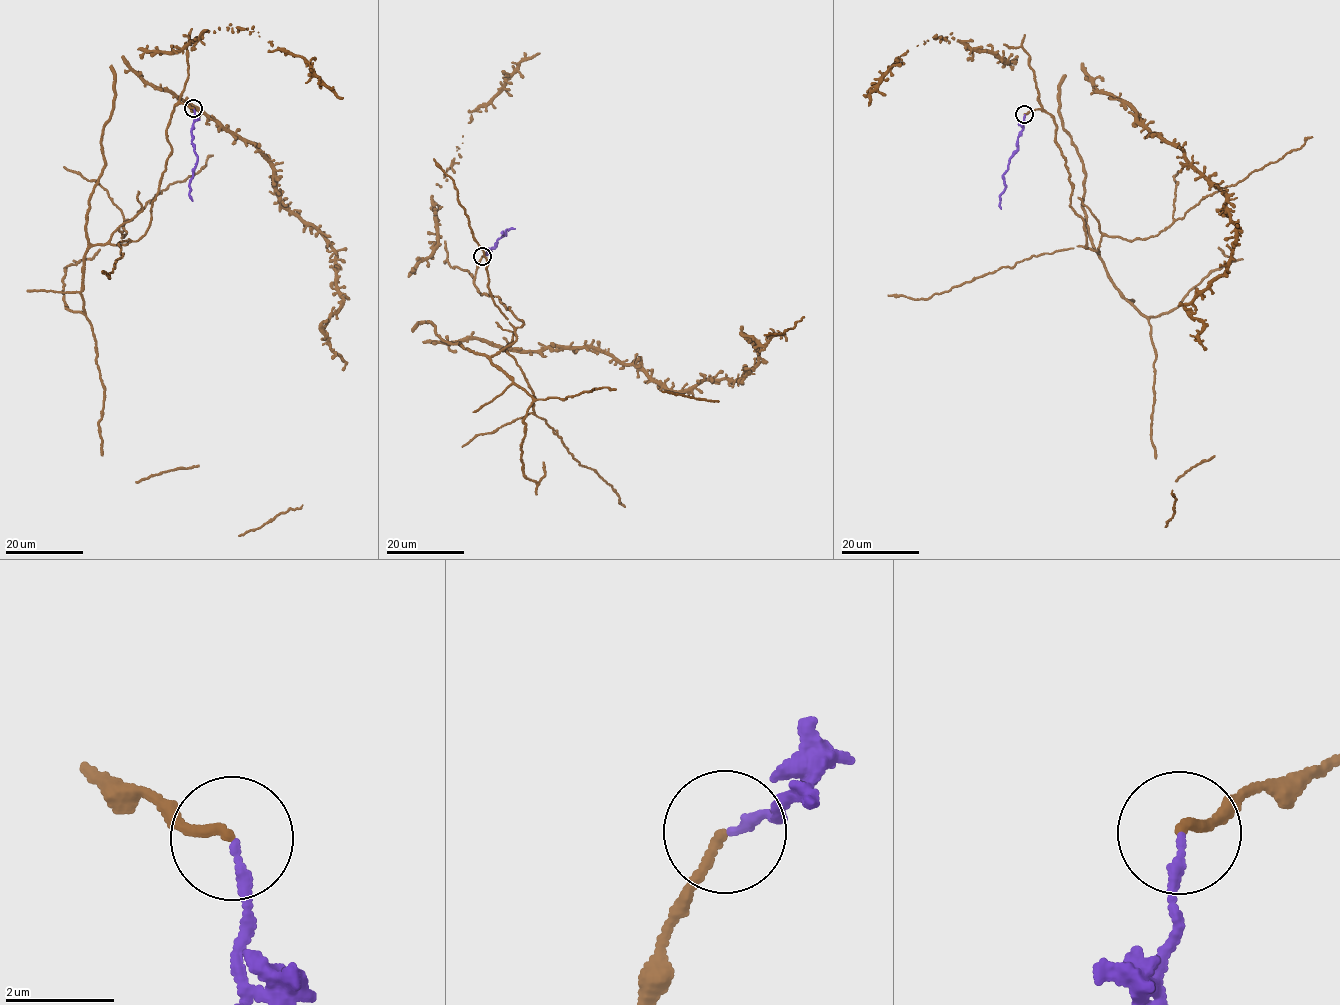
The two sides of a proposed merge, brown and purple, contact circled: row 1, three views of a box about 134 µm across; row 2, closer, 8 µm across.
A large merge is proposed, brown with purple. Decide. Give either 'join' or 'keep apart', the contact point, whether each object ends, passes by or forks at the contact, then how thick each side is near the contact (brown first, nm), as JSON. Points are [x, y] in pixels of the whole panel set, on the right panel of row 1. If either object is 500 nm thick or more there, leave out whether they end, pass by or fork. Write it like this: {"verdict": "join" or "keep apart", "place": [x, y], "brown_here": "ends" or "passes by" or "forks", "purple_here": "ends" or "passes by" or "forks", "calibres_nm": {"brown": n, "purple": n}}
{"verdict": "keep apart", "place": [1024, 114], "brown_here": "ends", "purple_here": "ends", "calibres_nm": {"brown": 170, "purple": 180}}

